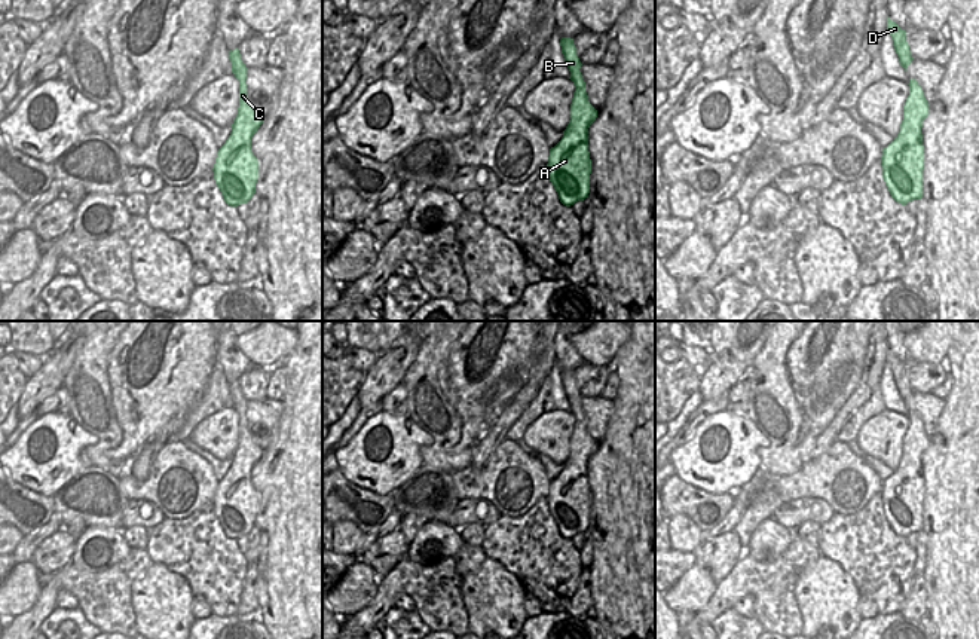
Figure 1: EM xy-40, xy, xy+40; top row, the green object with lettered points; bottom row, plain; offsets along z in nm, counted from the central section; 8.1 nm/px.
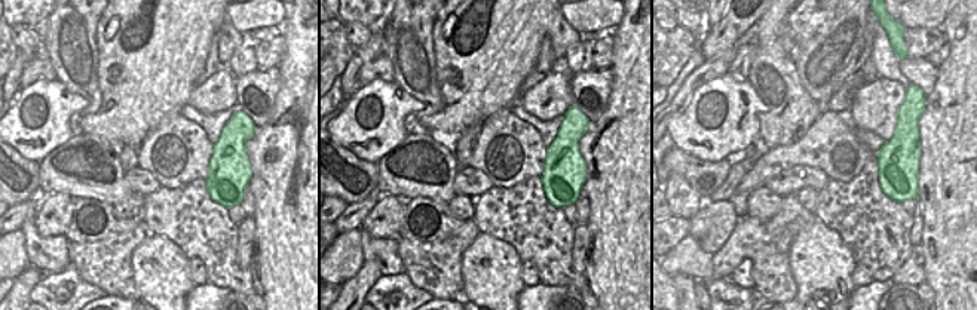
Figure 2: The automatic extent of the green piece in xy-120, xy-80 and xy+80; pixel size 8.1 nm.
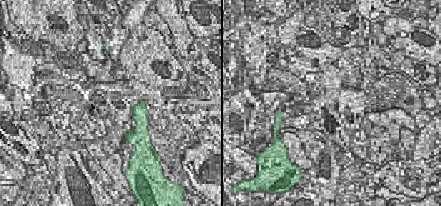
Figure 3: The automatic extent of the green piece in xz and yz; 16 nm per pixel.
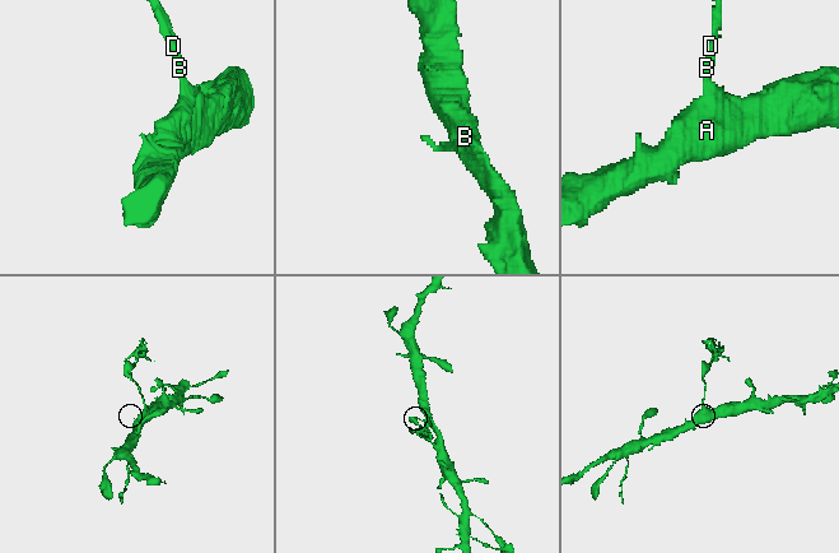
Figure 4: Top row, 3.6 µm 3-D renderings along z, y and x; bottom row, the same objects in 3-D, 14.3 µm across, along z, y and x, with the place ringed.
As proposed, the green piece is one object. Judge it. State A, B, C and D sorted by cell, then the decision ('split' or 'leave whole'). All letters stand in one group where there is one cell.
groups A C / B D; split

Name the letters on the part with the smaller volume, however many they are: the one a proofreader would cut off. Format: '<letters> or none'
B, D

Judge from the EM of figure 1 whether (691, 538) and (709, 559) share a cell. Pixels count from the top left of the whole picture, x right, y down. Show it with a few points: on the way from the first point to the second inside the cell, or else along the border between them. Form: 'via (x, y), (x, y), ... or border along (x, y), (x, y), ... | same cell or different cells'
border along (701, 543), (693, 552) | different cells

